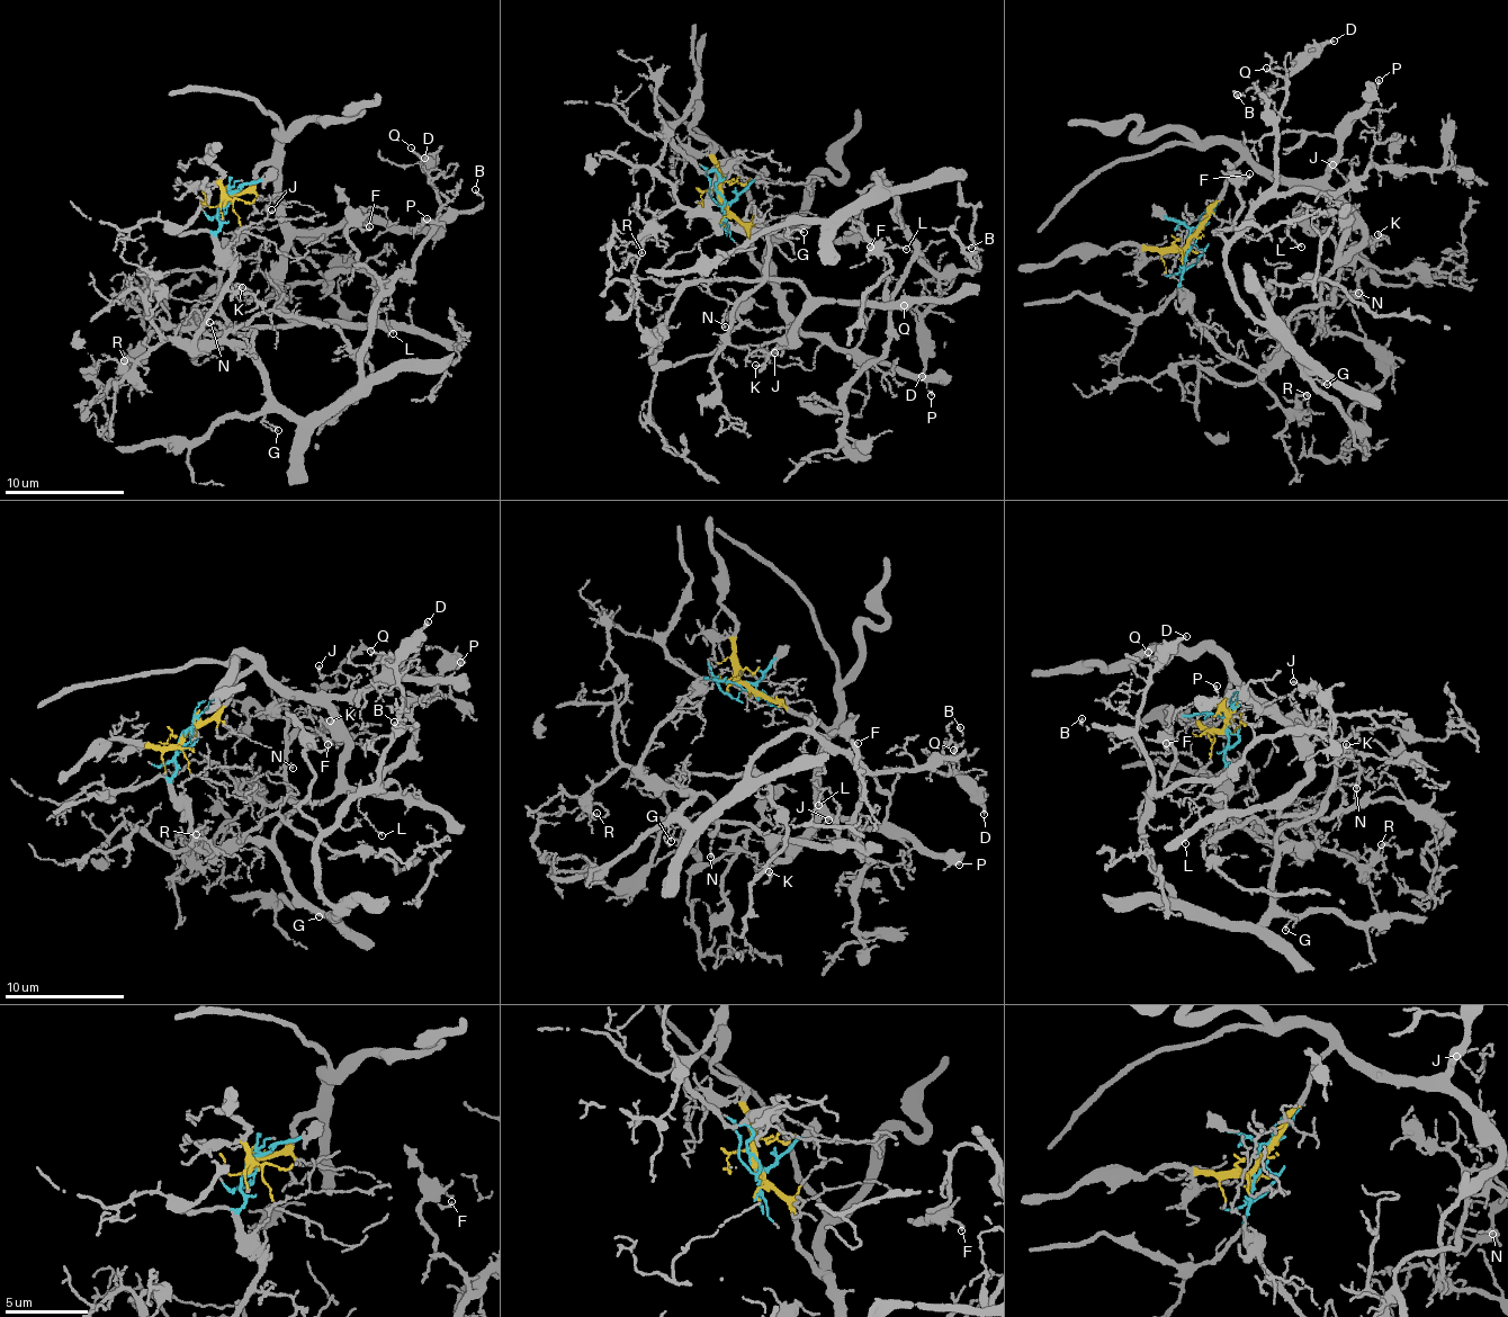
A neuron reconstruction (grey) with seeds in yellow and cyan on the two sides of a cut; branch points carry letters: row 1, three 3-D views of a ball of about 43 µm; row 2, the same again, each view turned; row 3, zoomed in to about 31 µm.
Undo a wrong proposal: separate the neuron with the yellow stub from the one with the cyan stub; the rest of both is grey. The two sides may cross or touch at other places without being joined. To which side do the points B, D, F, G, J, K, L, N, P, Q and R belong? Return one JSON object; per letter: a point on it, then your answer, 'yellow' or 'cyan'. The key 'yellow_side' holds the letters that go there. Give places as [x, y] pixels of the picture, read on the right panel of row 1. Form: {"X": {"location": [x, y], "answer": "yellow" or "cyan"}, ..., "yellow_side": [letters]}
{"B": {"location": [1237, 95], "answer": "cyan"}, "D": {"location": [1334, 41], "answer": "cyan"}, "F": {"location": [1249, 173], "answer": "cyan"}, "G": {"location": [1327, 384], "answer": "cyan"}, "J": {"location": [1333, 164], "answer": "yellow"}, "K": {"location": [1378, 234], "answer": "yellow"}, "L": {"location": [1301, 247], "answer": "yellow"}, "N": {"location": [1358, 293], "answer": "cyan"}, "P": {"location": [1379, 80], "answer": "yellow"}, "Q": {"location": [1266, 68], "answer": "cyan"}, "R": {"location": [1307, 395], "answer": "cyan"}, "yellow_side": ["J", "K", "L", "P"]}

